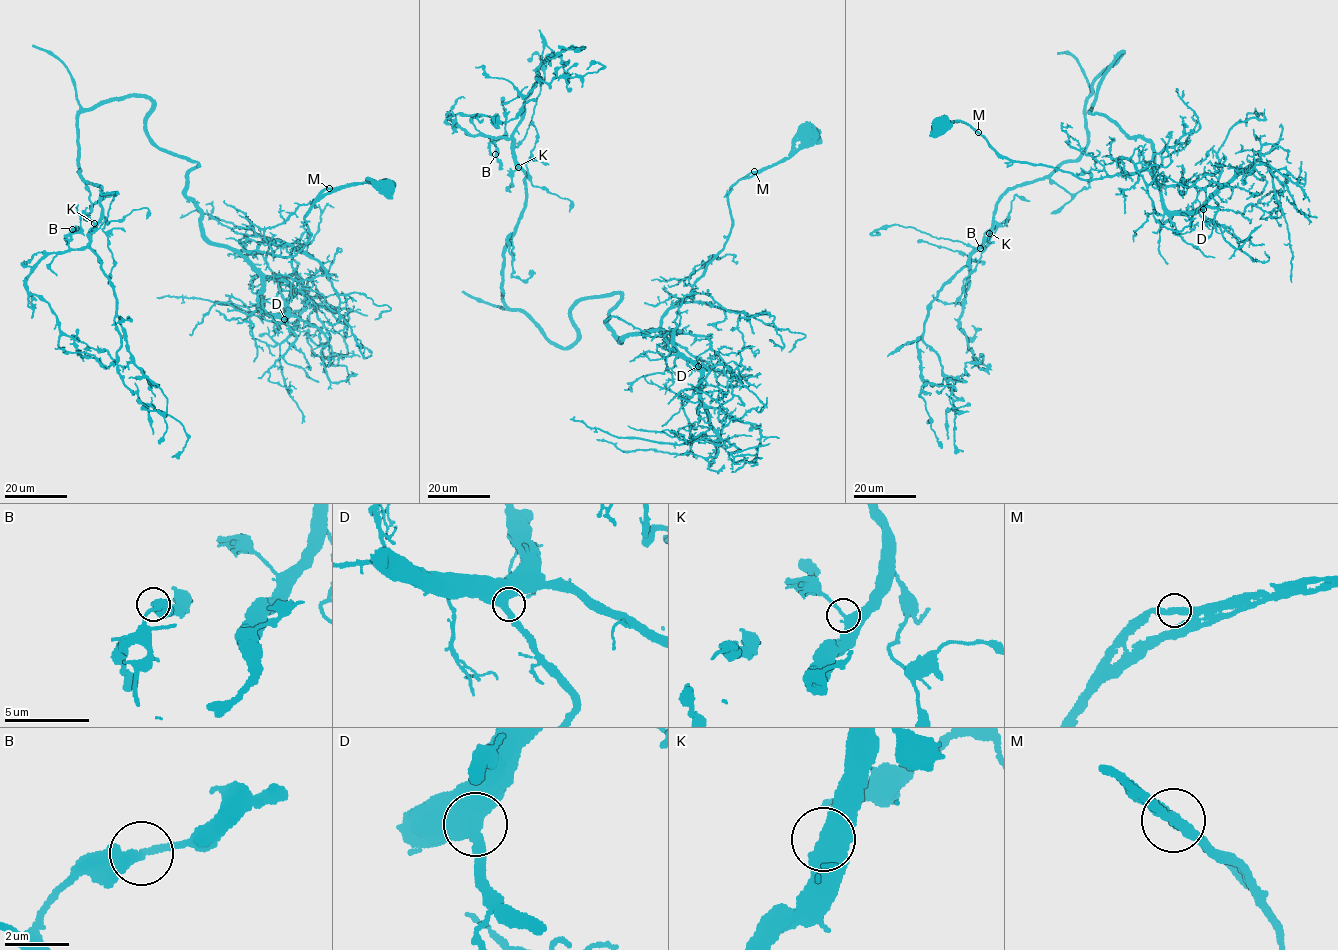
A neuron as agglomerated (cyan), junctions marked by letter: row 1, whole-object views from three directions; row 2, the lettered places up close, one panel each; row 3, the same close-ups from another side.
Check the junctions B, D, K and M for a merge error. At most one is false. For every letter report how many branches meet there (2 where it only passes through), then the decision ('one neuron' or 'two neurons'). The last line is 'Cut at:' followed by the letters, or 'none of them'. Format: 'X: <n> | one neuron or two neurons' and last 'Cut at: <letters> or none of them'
B: 2 | one neuron
D: 2 | one neuron
K: 2 | one neuron
M: 2 | one neuron
Cut at: none of them

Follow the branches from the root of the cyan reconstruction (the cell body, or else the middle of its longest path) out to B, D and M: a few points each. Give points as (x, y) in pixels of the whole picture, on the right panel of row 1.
B: (939, 123), (1151, 171), (1090, 114), (1123, 52), (1086, 150), (980, 248)
D: (939, 123), (965, 123), (1009, 160), (1045, 164), (1087, 180), (1149, 171), (1167, 210), (1203, 209)
M: (939, 123), (946, 125), (959, 121), (977, 132)

